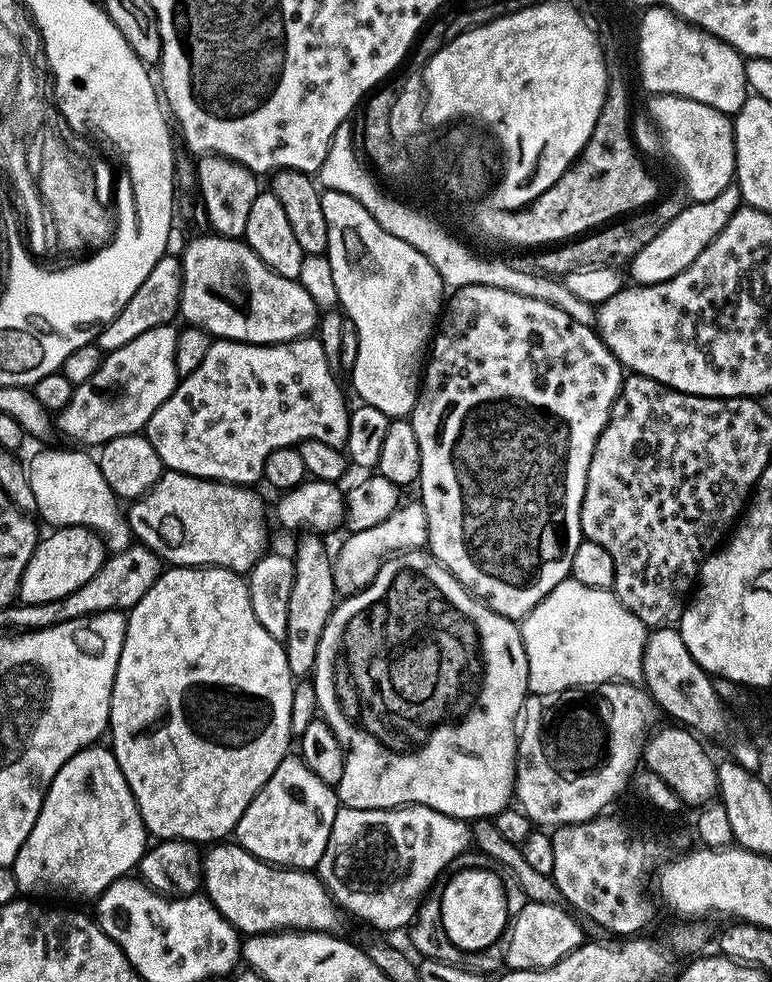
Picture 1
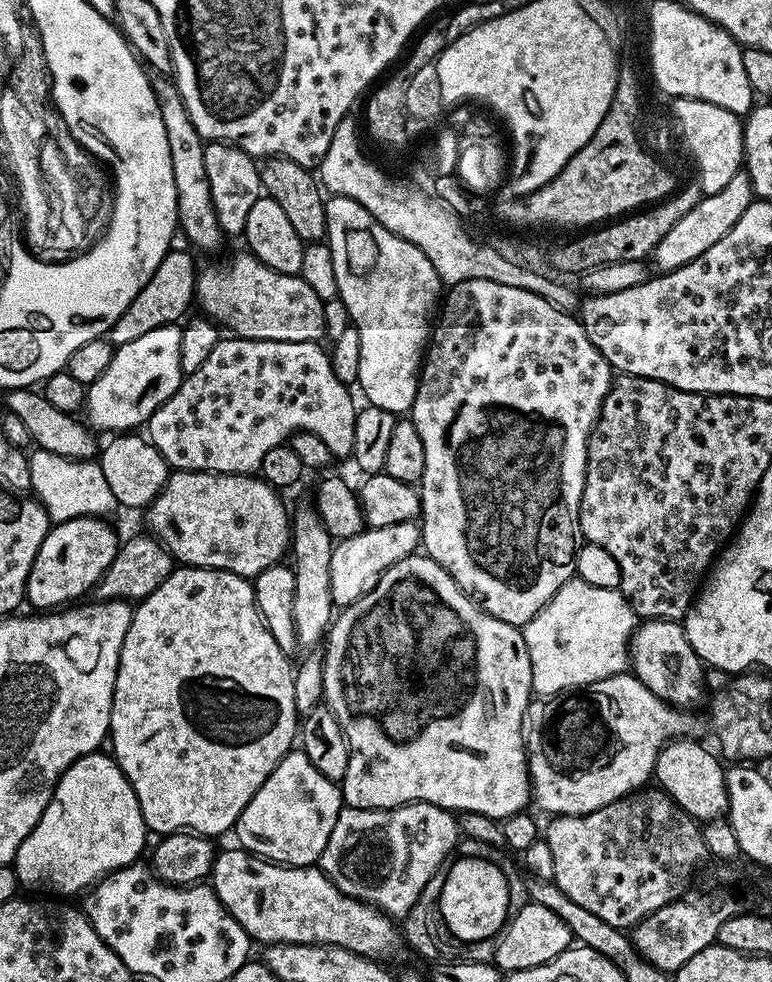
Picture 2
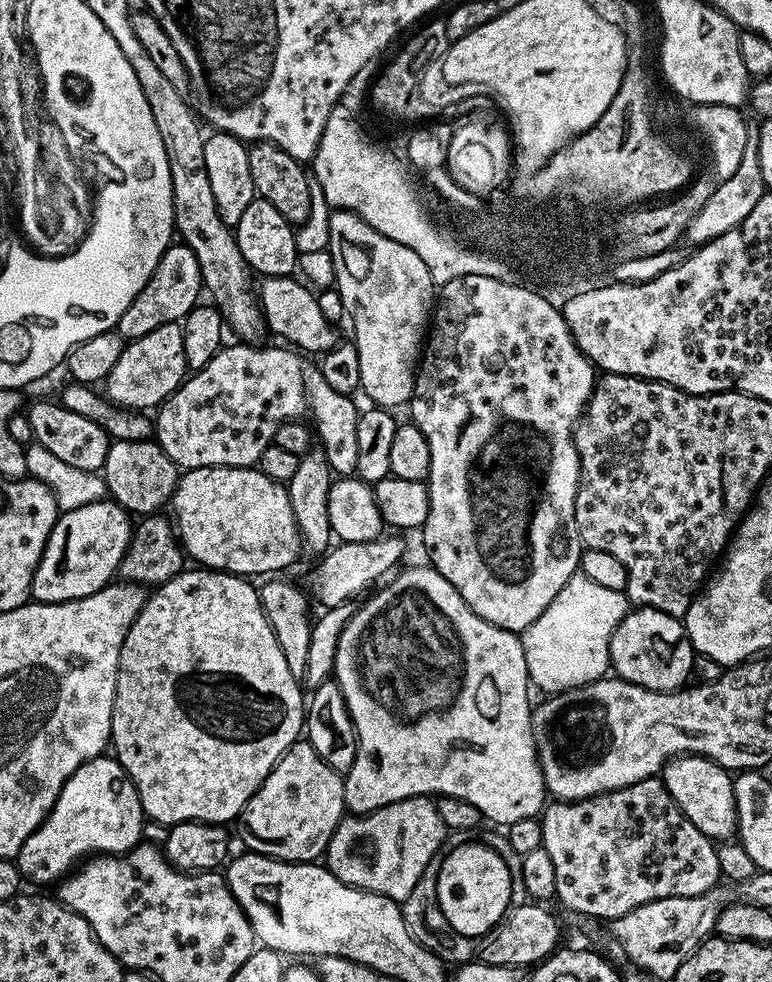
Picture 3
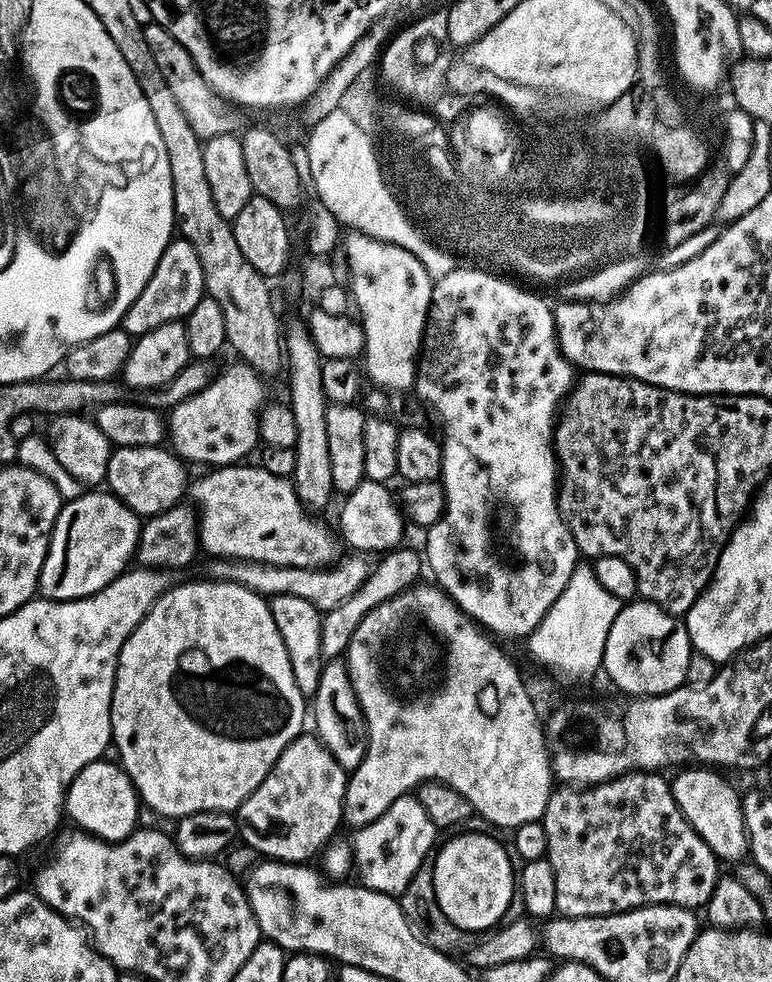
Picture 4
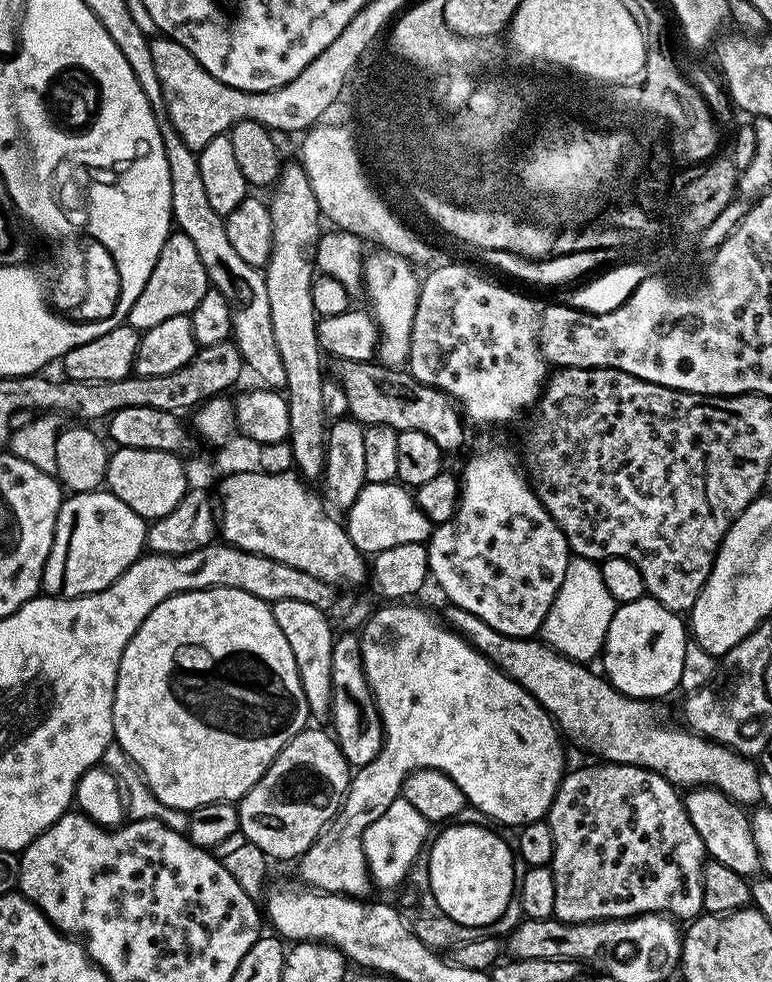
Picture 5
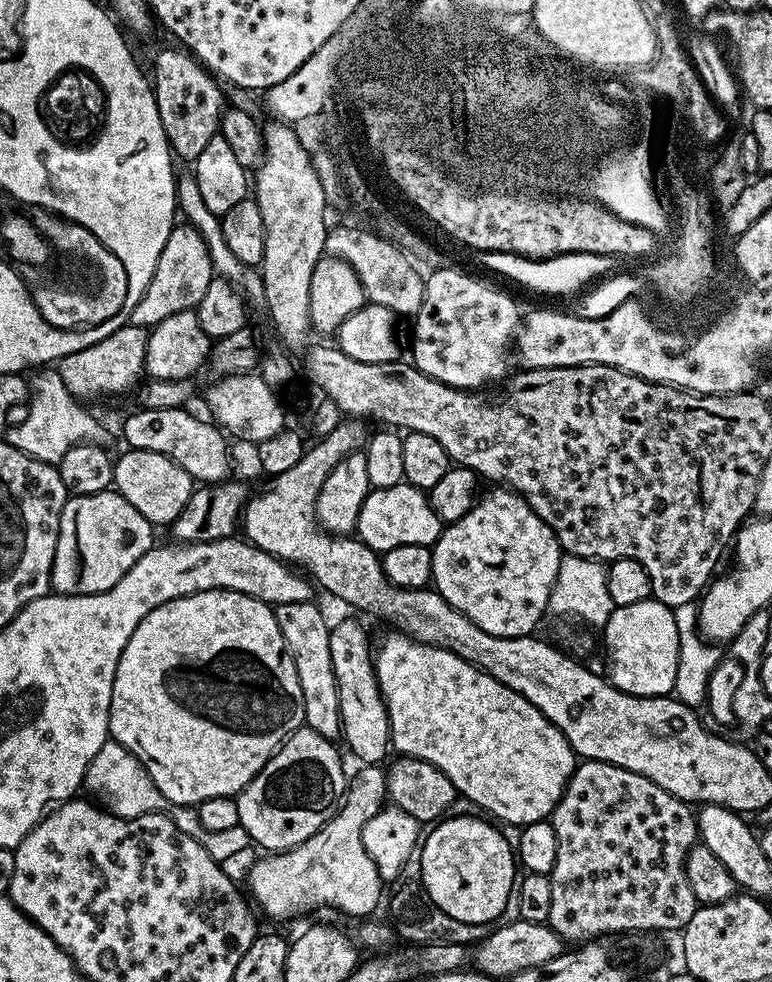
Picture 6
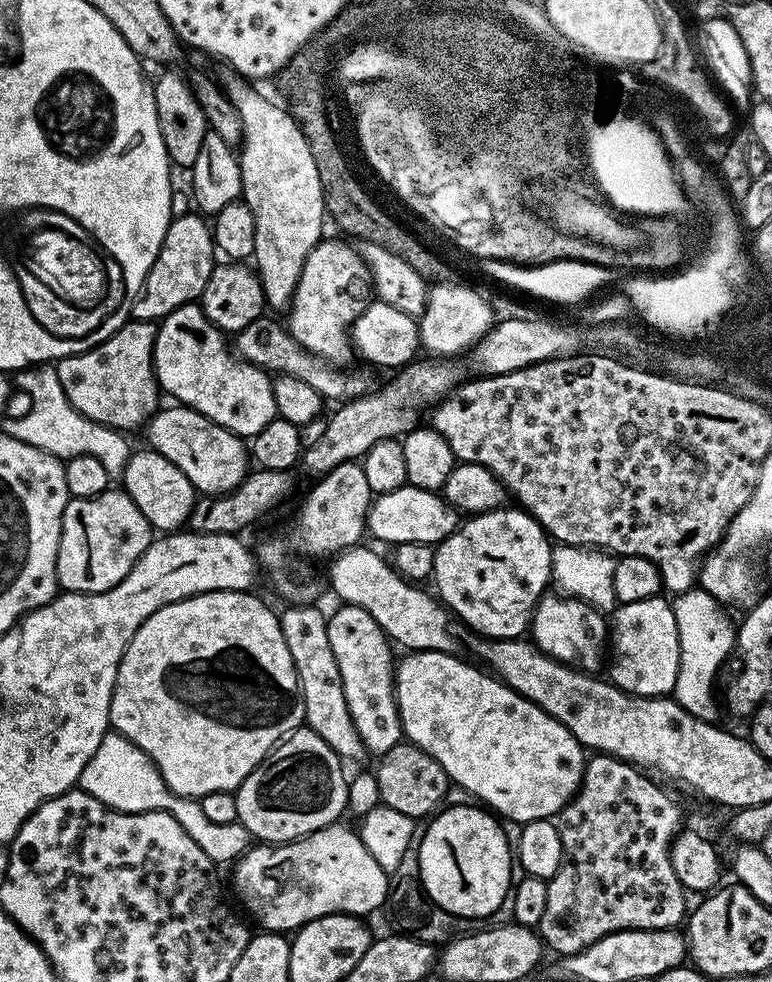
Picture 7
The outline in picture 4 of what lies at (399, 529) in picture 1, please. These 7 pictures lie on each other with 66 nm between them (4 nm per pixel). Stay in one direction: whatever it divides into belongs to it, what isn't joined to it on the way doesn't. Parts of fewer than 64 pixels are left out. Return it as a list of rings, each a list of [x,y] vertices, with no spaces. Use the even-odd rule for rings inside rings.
[[[352,554],[349,560],[342,560],[333,566],[299,568],[293,564],[259,564],[253,560],[220,558],[213,563],[216,565],[213,566],[211,575],[221,580],[229,580],[232,584],[246,586],[250,591],[265,598],[294,594],[294,598],[310,602],[310,606],[314,606],[323,614],[334,610],[334,606],[346,602],[346,598],[350,598],[350,594],[354,594],[354,590],[362,586],[370,571],[369,565],[364,565],[363,555]]]

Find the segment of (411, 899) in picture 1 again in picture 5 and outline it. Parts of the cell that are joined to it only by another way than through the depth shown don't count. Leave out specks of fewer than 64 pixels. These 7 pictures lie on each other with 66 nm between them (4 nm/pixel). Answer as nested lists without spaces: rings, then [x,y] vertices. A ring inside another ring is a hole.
[[[403,798],[390,802],[390,806],[386,806],[386,814],[382,814],[378,822],[370,822],[370,826],[364,831],[364,857],[368,863],[371,883],[375,887],[377,884],[380,888],[399,889],[412,863],[421,859],[425,851],[426,841],[429,839],[428,831],[430,831],[428,820],[422,818],[422,814],[418,814],[418,810],[410,806],[410,802],[406,802]]]

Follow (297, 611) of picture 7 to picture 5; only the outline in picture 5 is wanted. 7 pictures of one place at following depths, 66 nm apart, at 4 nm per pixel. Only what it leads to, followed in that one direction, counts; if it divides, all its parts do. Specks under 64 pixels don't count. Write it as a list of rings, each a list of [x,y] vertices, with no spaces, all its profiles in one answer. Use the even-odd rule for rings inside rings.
[[[295,598],[275,601],[272,604],[272,613],[274,614],[274,622],[278,622],[278,630],[282,630],[286,642],[290,642],[290,651],[294,653],[294,662],[298,666],[302,694],[306,694],[306,706],[309,713],[313,717],[327,717],[332,702],[332,641],[334,639],[332,624],[328,621],[329,613],[318,606],[309,606],[307,602],[297,602]]]

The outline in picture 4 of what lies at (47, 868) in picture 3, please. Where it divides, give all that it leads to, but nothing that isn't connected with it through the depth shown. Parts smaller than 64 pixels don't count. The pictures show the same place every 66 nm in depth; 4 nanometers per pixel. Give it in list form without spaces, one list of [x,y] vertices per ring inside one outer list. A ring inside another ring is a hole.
[[[101,758],[90,762],[76,775],[74,782],[68,787],[68,794],[64,797],[64,807],[67,819],[77,824],[77,829],[101,840],[125,840],[138,827],[136,815],[142,809],[141,801],[136,795],[136,787],[132,779],[124,773],[119,763]]]

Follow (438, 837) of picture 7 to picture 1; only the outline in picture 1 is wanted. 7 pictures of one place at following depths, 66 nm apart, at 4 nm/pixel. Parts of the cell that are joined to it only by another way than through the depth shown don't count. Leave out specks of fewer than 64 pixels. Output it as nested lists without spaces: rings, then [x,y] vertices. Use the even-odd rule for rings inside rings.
[[[491,867],[488,868],[464,868],[461,872],[453,871],[447,877],[449,880],[444,892],[439,893],[442,926],[446,930],[448,941],[464,952],[487,953],[491,944],[500,935],[500,939],[505,935],[510,924],[505,881],[496,877],[491,872]]]

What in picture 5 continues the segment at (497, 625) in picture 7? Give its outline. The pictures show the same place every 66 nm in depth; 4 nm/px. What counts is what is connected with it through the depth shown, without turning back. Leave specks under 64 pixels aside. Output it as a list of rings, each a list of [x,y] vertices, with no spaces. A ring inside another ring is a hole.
[[[488,448],[485,452],[480,452],[477,456],[469,458],[468,465],[464,468],[464,476],[462,475],[460,503],[456,505],[456,513],[445,524],[435,525],[434,531],[427,541],[428,571],[431,579],[440,583],[441,590],[452,599],[451,603],[455,607],[482,618],[482,622],[494,626],[494,630],[498,630],[502,634],[532,638],[543,629],[546,614],[562,586],[562,578],[566,578],[566,566],[570,559],[570,549],[564,537],[564,531],[556,525],[554,518],[550,518],[550,514],[544,509],[540,499],[536,497],[536,489],[532,487],[529,477],[519,467],[517,468],[512,465],[511,454],[504,448]]]

